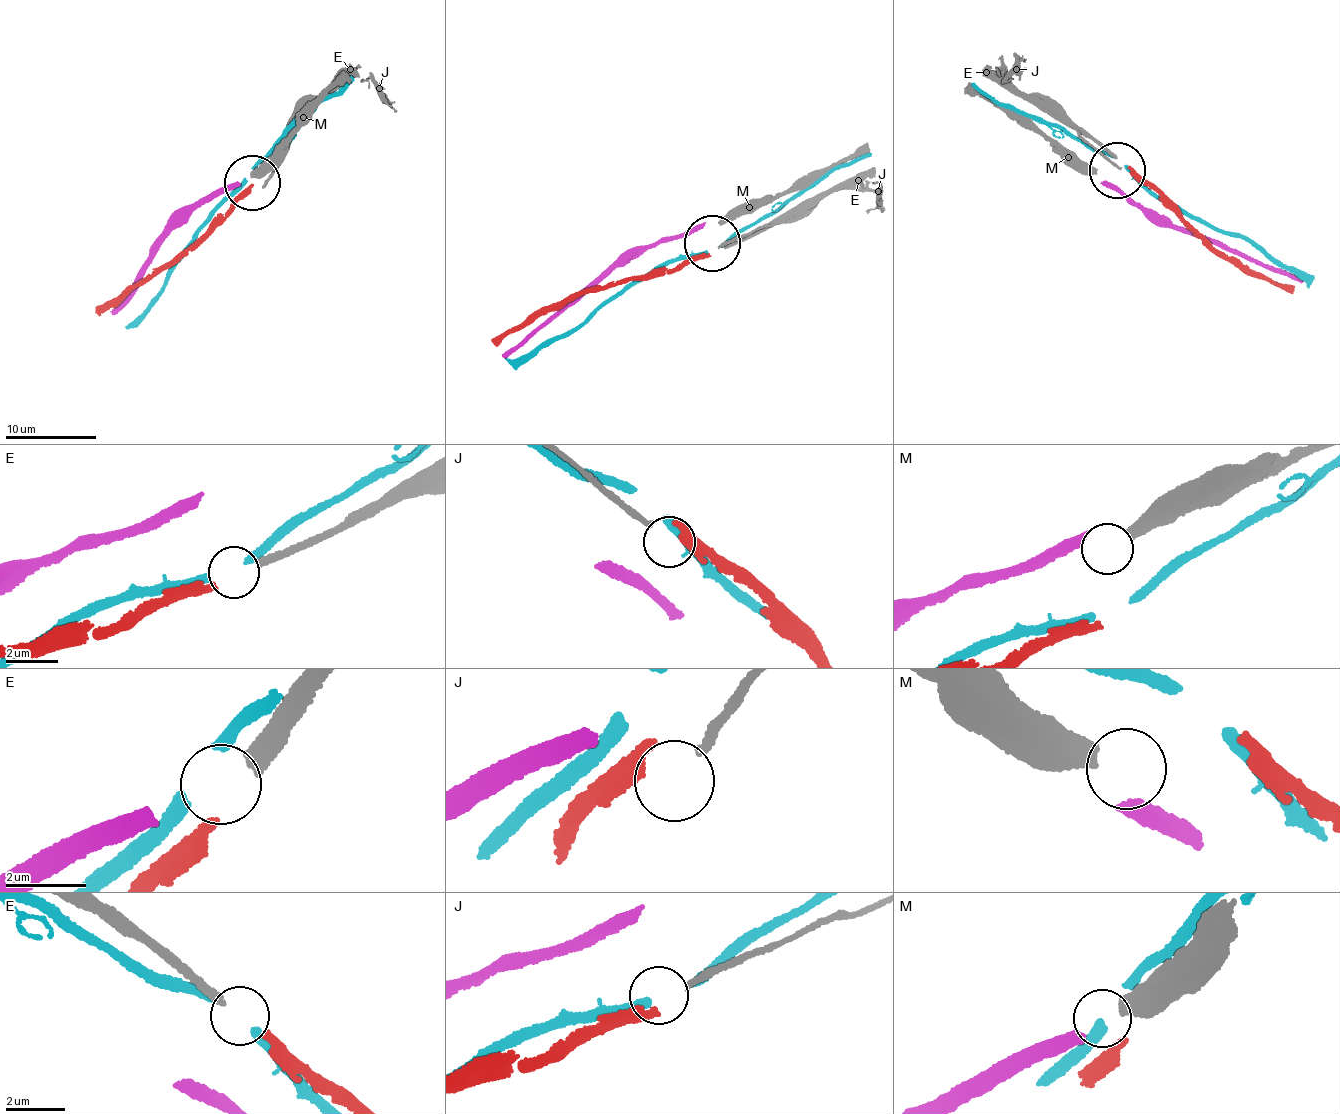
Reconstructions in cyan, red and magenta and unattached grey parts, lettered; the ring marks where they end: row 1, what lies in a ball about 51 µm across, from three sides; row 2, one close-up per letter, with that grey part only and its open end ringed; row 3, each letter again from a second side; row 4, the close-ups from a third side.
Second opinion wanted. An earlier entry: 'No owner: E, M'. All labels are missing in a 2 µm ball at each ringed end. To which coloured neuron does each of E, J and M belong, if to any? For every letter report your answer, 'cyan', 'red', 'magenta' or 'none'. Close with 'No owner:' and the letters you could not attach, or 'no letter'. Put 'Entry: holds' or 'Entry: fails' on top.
Entry: fails
E: none
J: none
M: none
No owner: E, J, M

